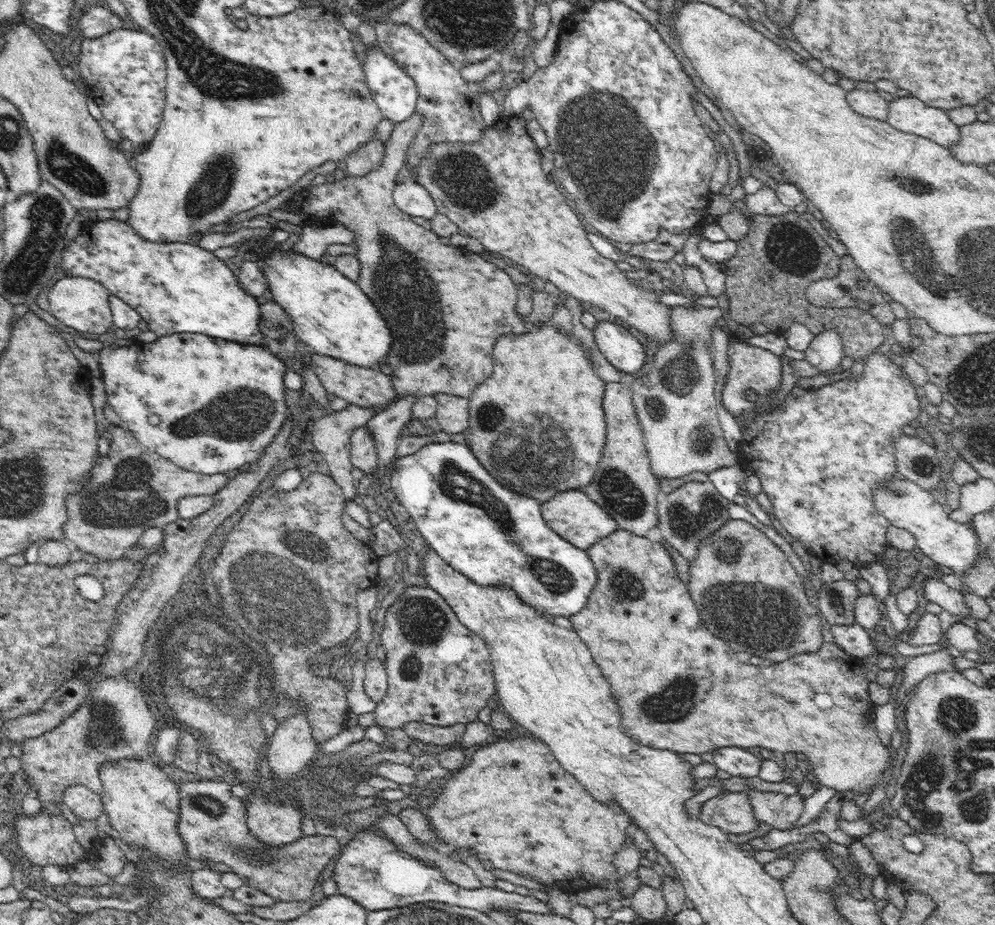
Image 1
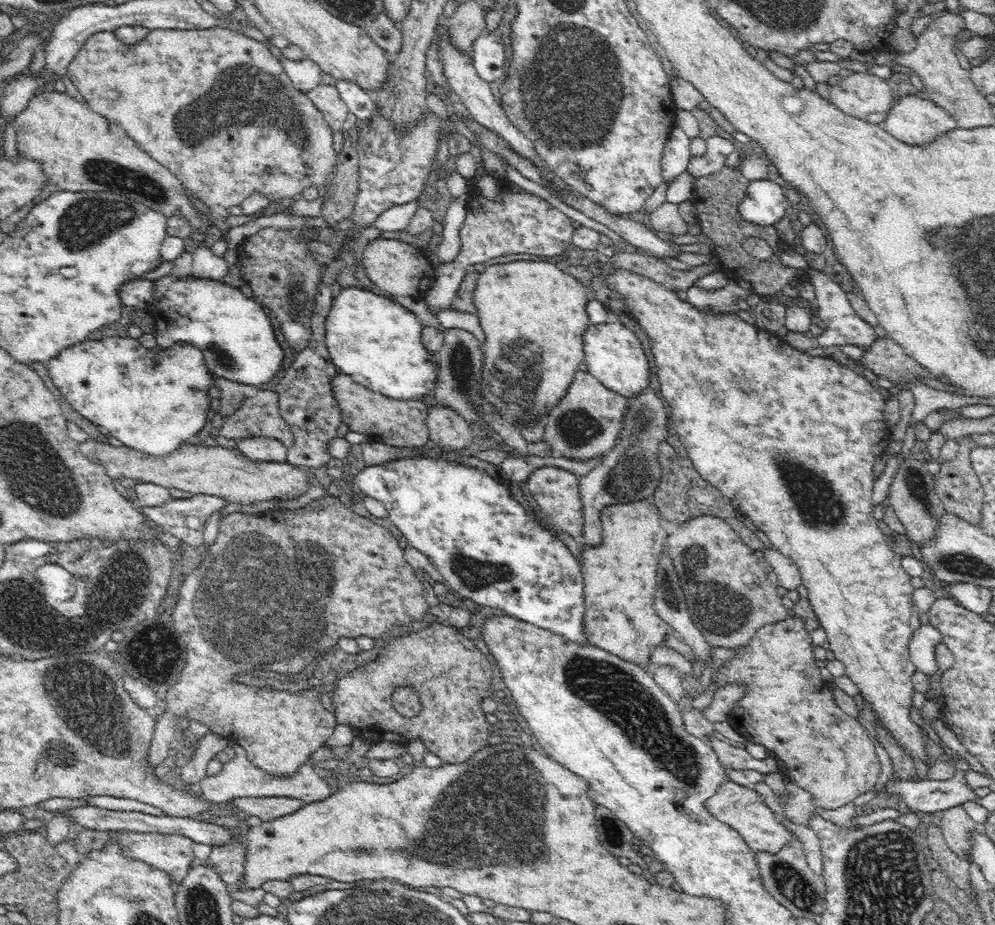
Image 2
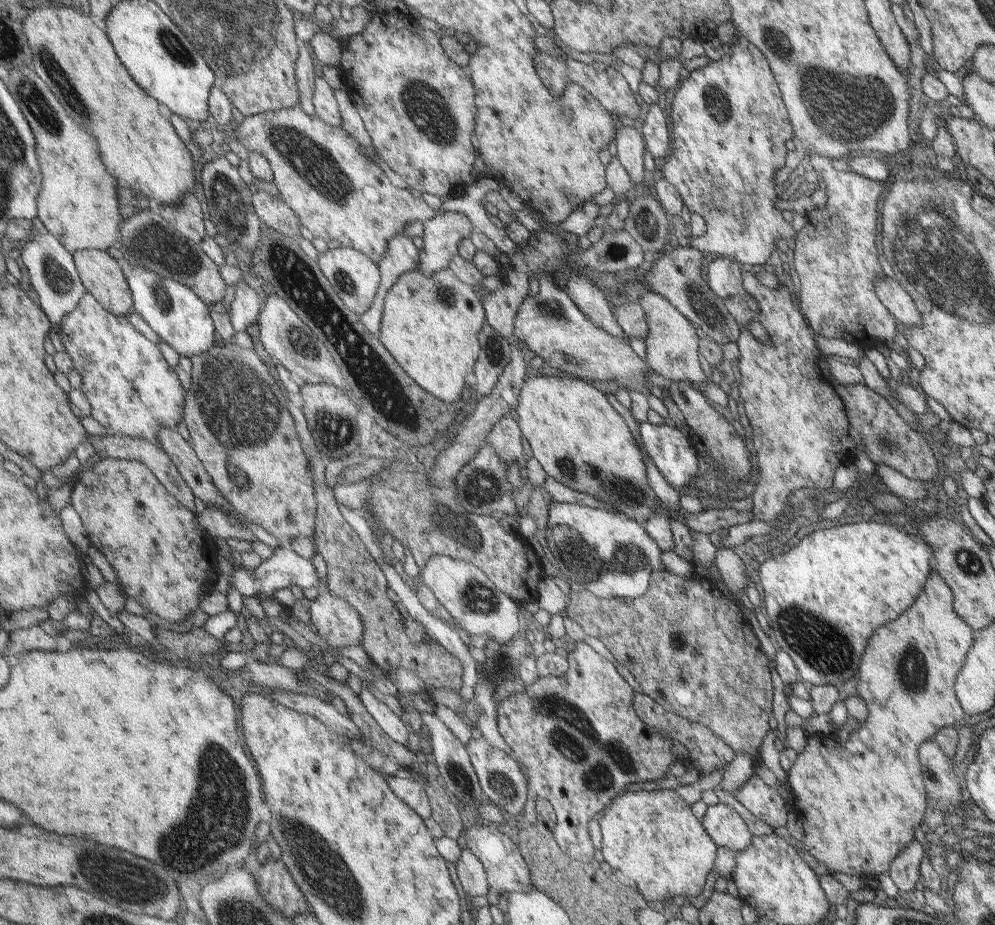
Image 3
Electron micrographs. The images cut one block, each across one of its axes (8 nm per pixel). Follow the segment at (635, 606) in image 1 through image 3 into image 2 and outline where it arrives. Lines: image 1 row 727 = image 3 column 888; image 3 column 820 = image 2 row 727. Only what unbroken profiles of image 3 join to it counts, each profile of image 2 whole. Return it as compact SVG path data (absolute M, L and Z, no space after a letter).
M801 617L775 621L764 626L750 644L734 650L734 658L714 672L713 689L736 684L747 690L732 712L732 725L742 734L747 735L754 744L762 744L770 754L782 761L782 772L786 779L794 781L804 792L812 796L816 808L834 810L852 803L857 796L862 796L874 789L882 772L874 744L874 738L853 716L842 712L836 703L834 691L828 688L820 668L816 666L816 655L811 633L805 628Z

